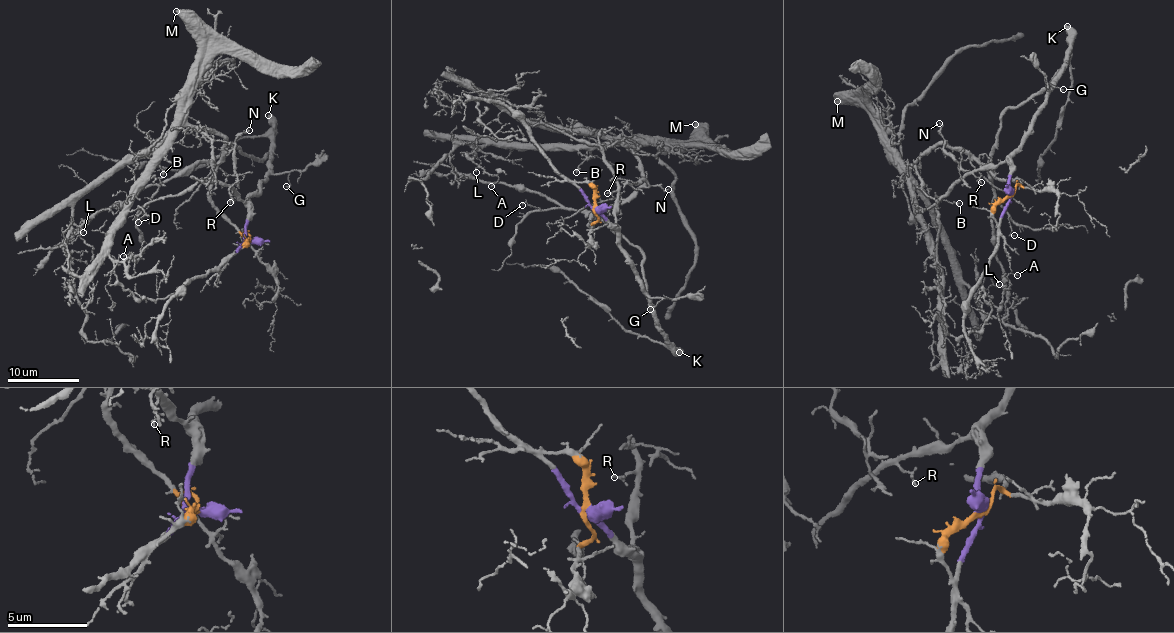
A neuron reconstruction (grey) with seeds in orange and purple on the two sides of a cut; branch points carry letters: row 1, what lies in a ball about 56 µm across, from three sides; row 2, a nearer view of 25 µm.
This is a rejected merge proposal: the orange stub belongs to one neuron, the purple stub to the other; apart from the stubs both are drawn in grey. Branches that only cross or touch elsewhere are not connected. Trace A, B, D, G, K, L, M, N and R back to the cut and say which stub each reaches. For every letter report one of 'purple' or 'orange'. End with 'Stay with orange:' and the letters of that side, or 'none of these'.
A: orange
B: orange
D: purple
G: purple
K: purple
L: orange
M: orange
N: orange
R: purple
Stay with orange: A, B, L, M, N

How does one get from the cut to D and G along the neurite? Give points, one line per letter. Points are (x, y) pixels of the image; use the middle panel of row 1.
D: (595, 207), (619, 234), (651, 307), (640, 250), (588, 215), (522, 205)
G: (595, 207), (619, 234), (644, 291), (661, 299), (650, 309)

